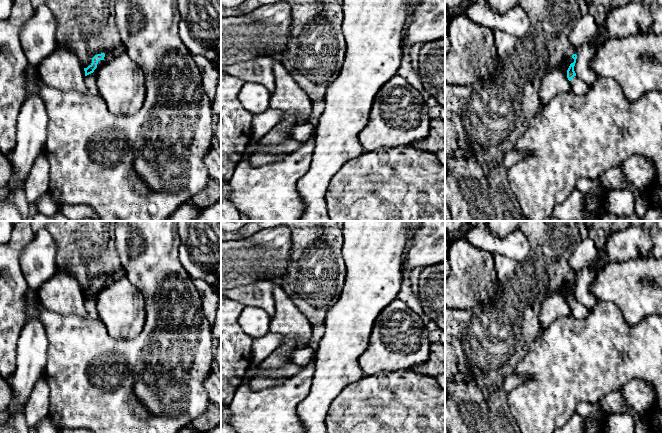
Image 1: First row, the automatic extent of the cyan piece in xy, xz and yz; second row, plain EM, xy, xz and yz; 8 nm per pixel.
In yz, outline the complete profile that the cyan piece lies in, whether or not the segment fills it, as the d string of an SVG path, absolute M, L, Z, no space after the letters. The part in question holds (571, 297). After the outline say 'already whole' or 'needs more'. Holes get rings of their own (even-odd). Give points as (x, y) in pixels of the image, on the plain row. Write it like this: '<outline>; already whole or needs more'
M573 278L572 282L574 283L574 286L570 288L567 294L567 302L570 305L571 315L576 319L584 319L589 315L590 310L576 300L574 290L576 287L577 279Z; needs more

